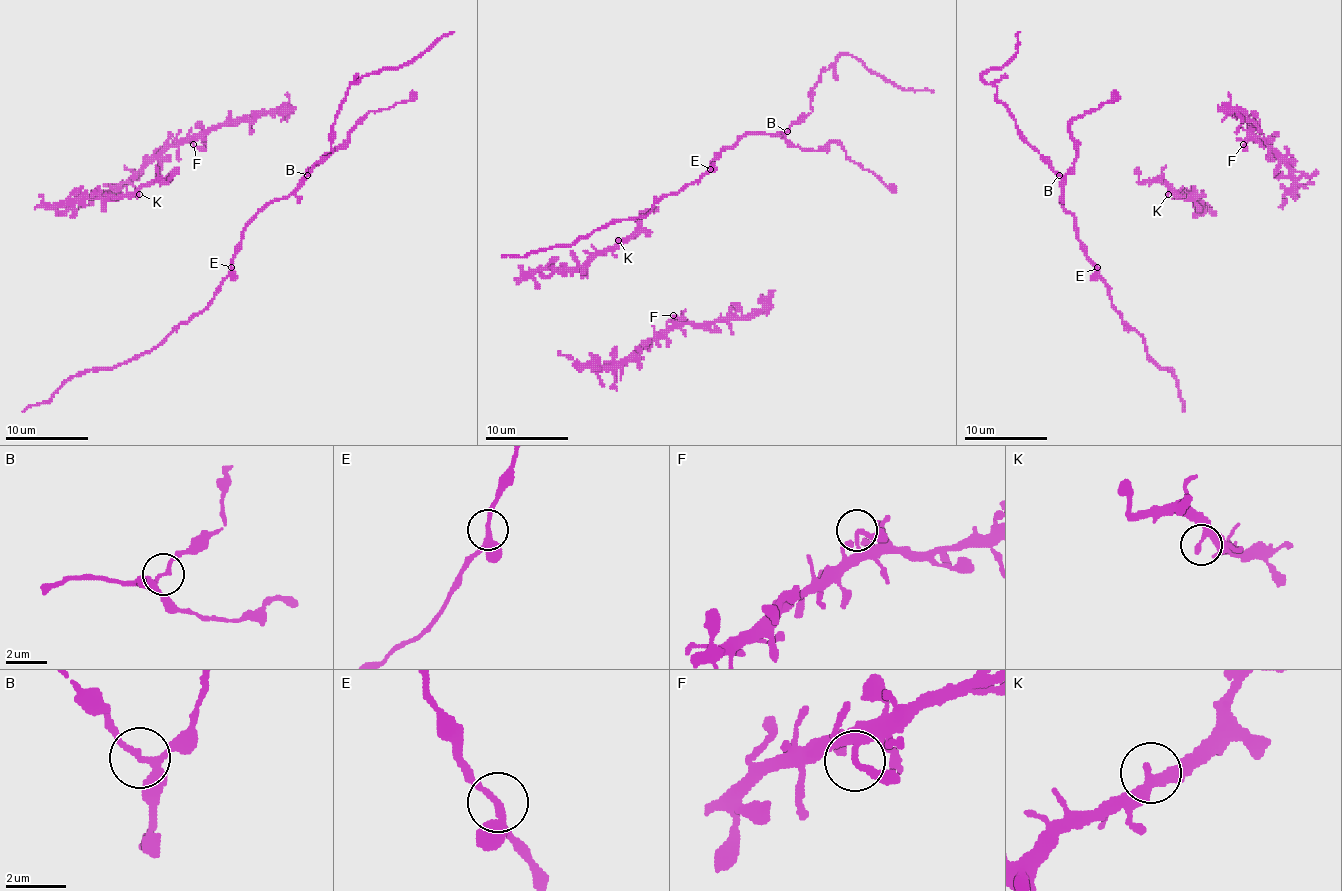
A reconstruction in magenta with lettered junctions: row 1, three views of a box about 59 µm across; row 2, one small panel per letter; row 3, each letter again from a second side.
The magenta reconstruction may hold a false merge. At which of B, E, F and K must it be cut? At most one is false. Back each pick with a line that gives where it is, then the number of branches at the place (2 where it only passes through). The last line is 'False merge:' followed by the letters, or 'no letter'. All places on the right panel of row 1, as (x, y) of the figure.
False merge: no letter

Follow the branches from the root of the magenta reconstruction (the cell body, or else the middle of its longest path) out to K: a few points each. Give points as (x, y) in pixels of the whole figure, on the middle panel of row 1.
K: (637, 226), (629, 236), (618, 240)

